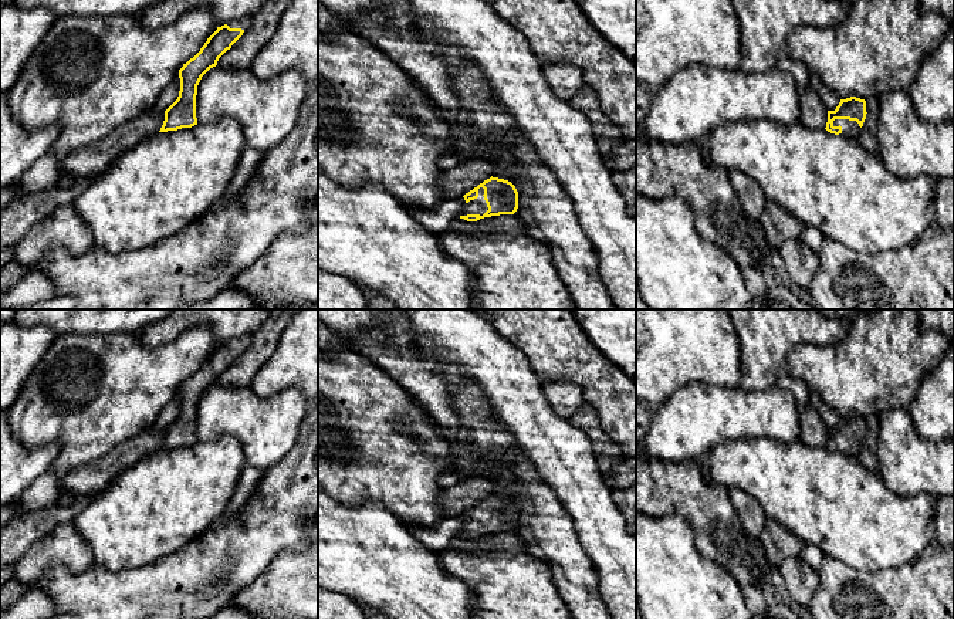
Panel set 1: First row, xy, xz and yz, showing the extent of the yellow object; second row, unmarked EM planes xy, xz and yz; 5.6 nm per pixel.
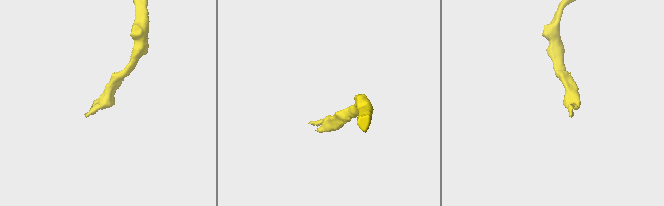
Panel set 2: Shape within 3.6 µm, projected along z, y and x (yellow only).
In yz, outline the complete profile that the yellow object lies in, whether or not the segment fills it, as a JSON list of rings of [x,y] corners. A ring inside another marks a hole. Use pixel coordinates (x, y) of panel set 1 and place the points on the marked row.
[[[850,97],[840,99],[835,111],[828,111],[826,131],[835,135],[859,139],[860,128],[866,119],[866,101]]]

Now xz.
[[[490,177],[466,193],[466,207],[460,219],[477,221],[484,217],[514,214],[518,209],[518,192],[504,179]]]

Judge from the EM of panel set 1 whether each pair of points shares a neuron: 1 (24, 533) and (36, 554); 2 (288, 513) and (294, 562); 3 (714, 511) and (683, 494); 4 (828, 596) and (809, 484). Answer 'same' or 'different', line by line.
1: different
2: different
3: same
4: different

